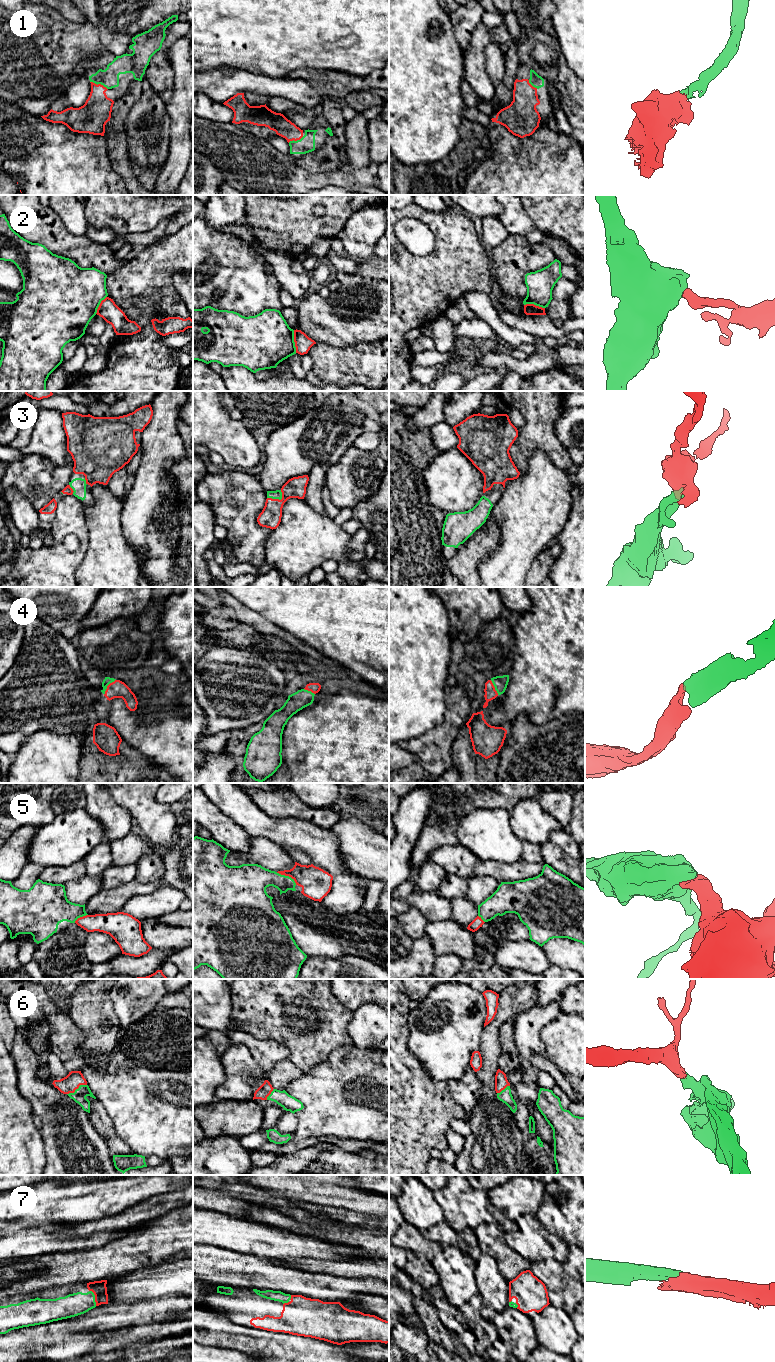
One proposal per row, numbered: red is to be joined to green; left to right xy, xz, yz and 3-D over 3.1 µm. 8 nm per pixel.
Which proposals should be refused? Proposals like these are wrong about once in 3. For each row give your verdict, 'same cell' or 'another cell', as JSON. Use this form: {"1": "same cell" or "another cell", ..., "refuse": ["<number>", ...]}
{"1": "same cell", "2": "another cell", "3": "same cell", "4": "same cell", "5": "same cell", "6": "same cell", "7": "same cell", "refuse": ["2"]}

